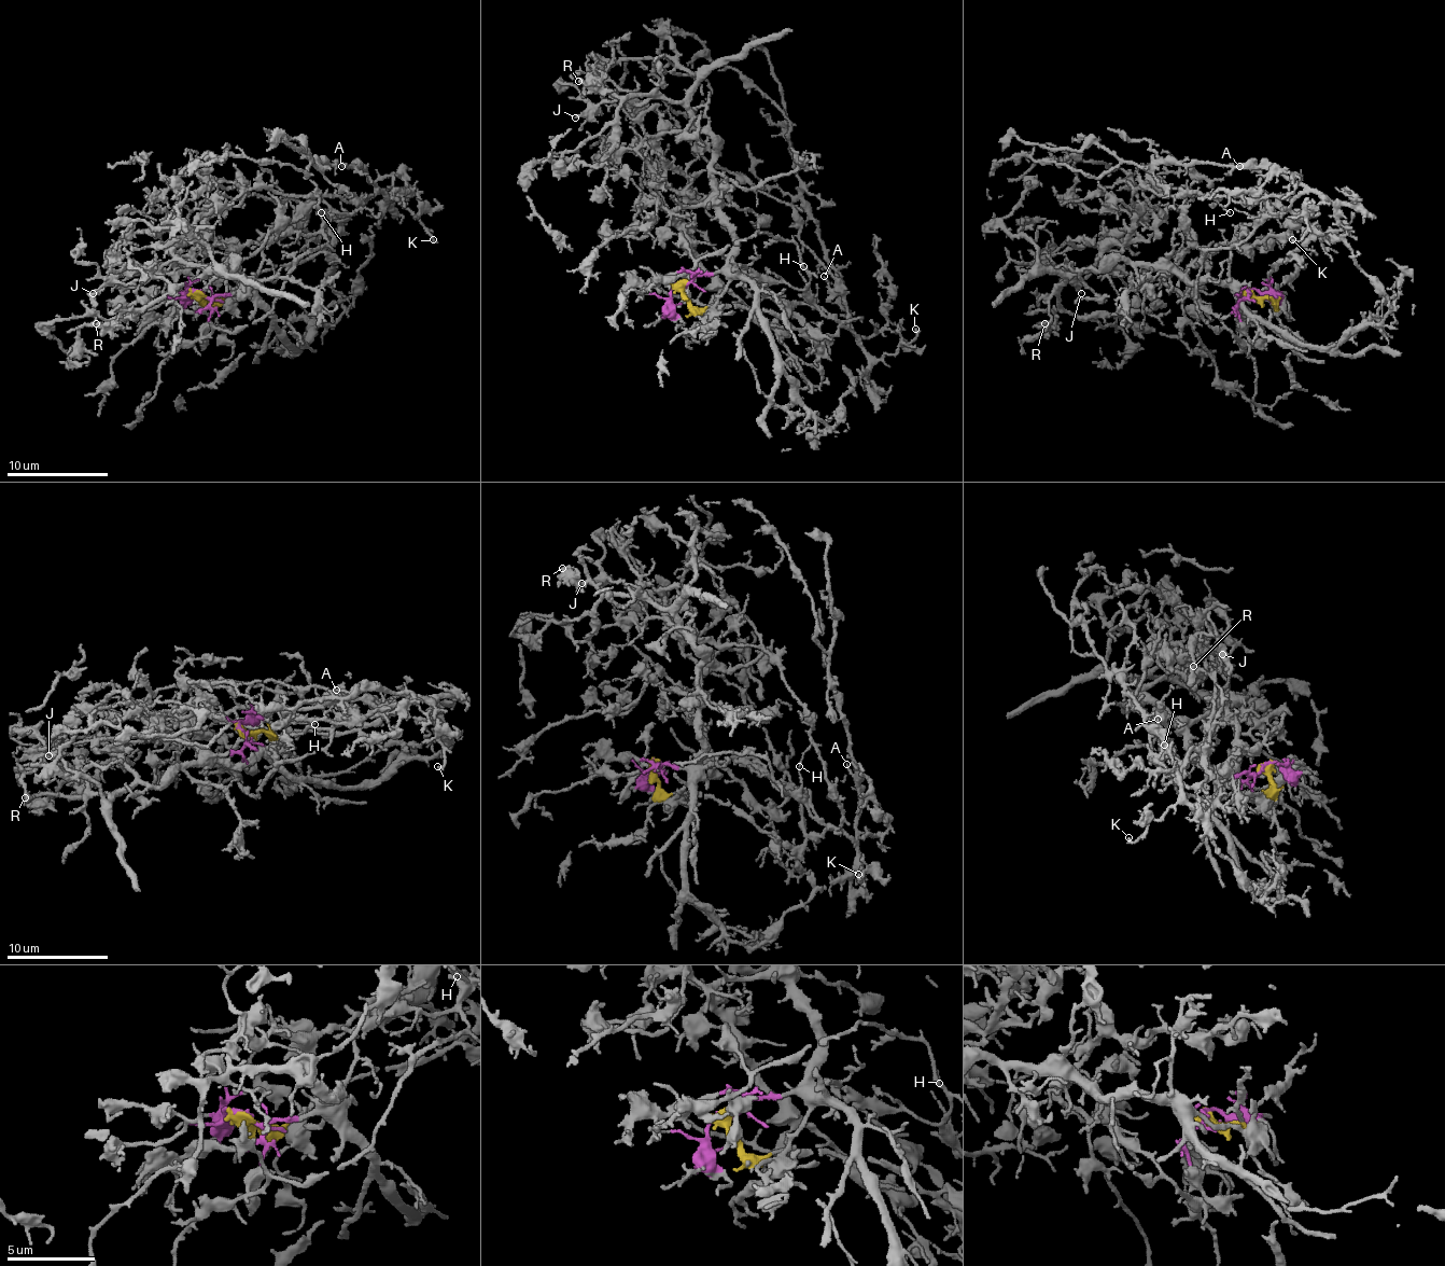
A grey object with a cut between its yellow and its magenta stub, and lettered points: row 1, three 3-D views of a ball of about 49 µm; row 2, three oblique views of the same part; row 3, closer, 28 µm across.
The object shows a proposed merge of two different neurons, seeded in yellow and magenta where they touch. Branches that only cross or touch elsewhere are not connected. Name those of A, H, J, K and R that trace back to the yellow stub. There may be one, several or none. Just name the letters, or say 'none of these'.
A, H, K

